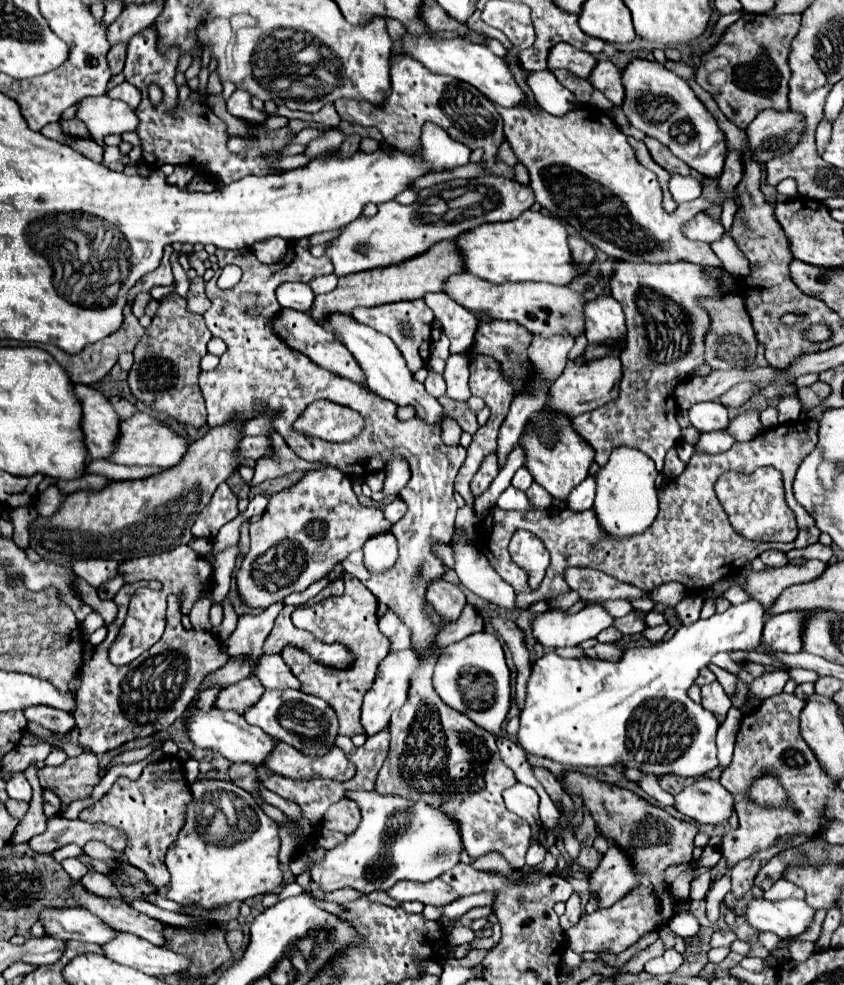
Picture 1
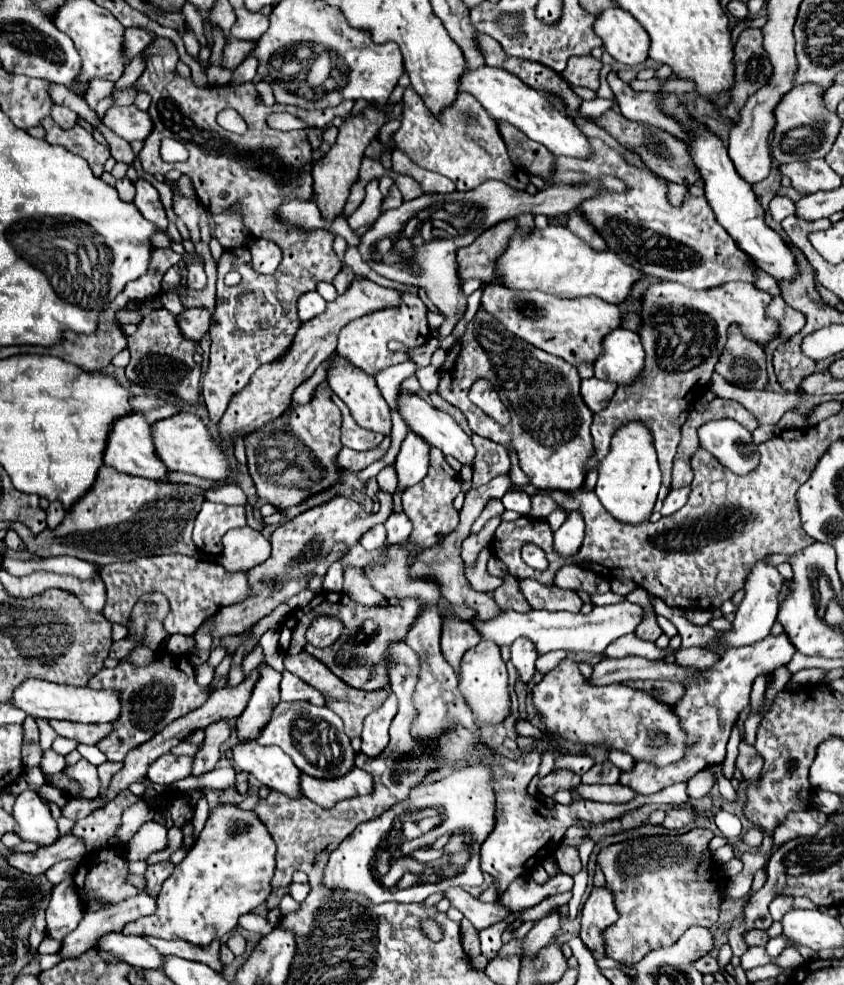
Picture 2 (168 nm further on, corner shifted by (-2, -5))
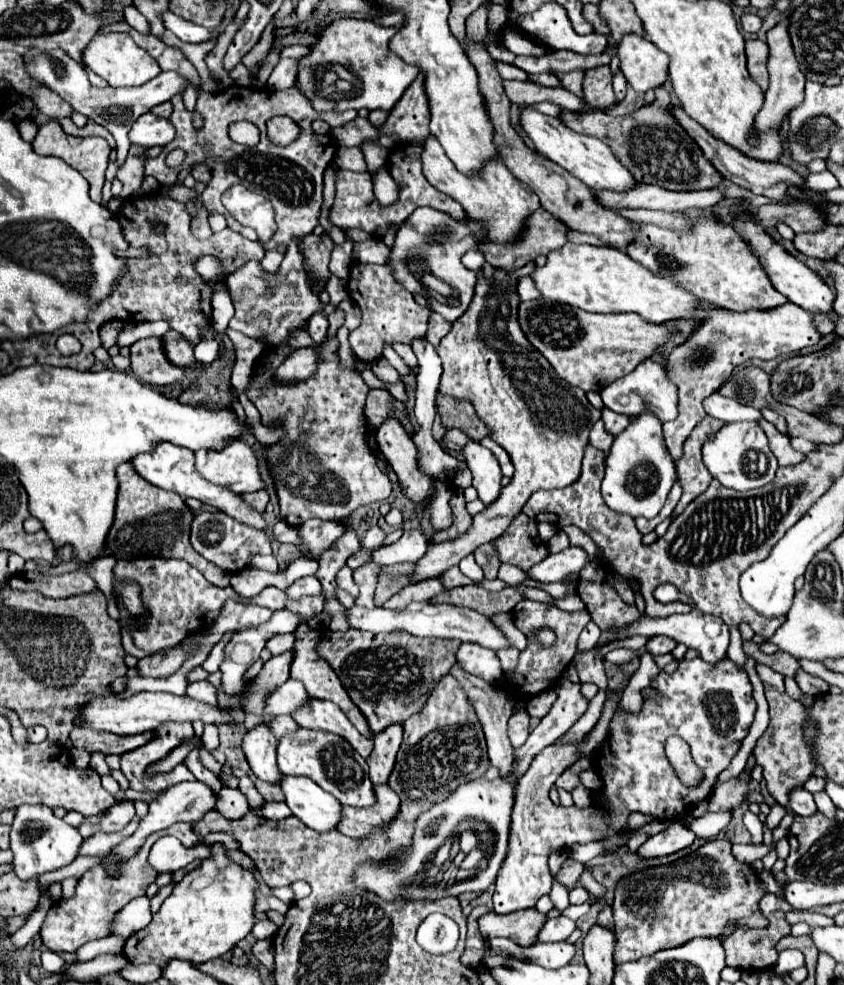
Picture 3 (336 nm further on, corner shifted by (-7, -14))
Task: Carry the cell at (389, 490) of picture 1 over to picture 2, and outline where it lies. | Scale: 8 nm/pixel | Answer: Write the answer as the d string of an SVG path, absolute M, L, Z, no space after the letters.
M408 433L408 437L402 441L396 461L394 461L400 489L412 487L426 477L428 449L430 445L424 443L424 439L416 437L416 433Z

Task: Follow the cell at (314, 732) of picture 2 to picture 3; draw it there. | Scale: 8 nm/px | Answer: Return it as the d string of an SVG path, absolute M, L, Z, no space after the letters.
M299 728L295 734L281 738L277 748L277 762L283 774L311 778L323 790L333 794L341 804L355 808L367 808L375 804L375 790L369 780L367 760L361 758L343 738L337 738L337 734Z

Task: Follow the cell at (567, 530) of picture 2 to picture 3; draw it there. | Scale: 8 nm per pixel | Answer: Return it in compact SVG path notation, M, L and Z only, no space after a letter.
M567 548L559 554L551 554L545 558L545 562L539 562L537 566L529 568L525 574L541 584L547 582L561 582L567 574L579 572L589 562L589 556L581 548Z

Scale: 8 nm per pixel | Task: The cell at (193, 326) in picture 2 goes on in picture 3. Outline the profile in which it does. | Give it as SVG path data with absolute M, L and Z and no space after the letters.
M169 330L167 334L163 334L163 350L165 350L165 356L167 360L173 364L173 366L191 366L195 362L195 356L193 356L193 346L189 346L185 342L185 338L181 338L181 334L177 334L175 330Z

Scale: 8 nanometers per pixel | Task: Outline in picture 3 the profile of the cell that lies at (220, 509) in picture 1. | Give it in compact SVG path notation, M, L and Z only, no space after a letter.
M201 512L191 522L191 546L209 562L217 564L225 572L239 572L249 566L251 556L271 554L271 542L265 532L253 530L241 522L235 522L223 512Z

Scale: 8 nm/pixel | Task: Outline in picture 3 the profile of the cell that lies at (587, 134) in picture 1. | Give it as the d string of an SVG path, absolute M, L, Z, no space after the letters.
M687 210L685 212L691 218L691 228L685 234L677 234L665 228L657 228L653 224L637 224L633 222L633 228L637 230L637 240L633 244L629 244L627 254L641 262L645 268L649 268L653 274L661 274L665 278L675 278L677 282L681 282L681 286L685 286L687 290L691 290L693 294L697 294L701 300L715 304L719 308L727 308L727 310L771 310L777 306L783 306L787 300L773 288L771 280L767 278L759 258L753 254L751 246L735 232L729 230L727 226L717 226L717 222L713 222L713 210Z

